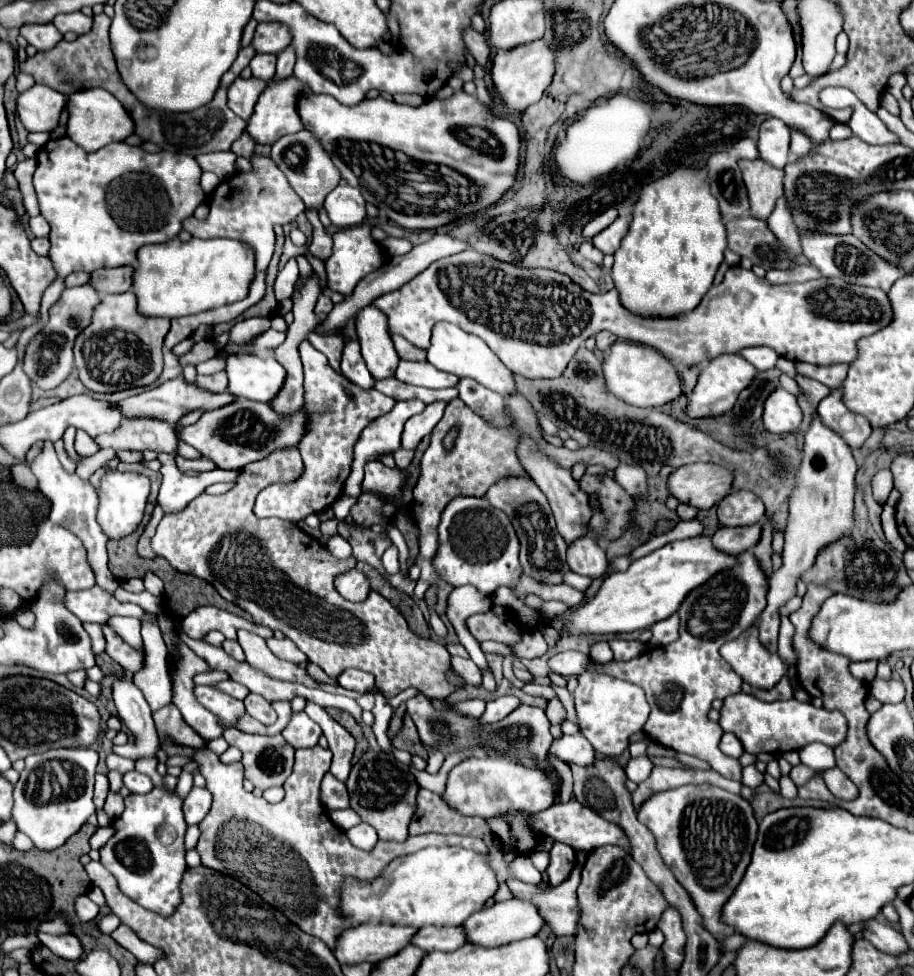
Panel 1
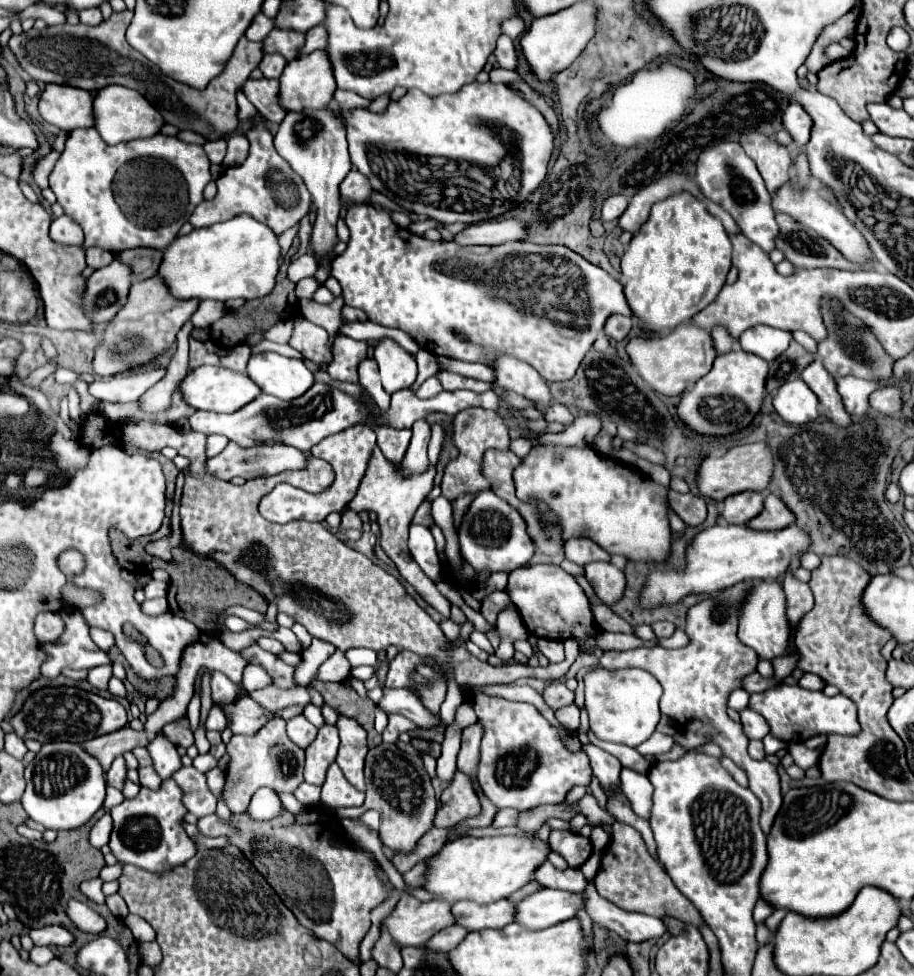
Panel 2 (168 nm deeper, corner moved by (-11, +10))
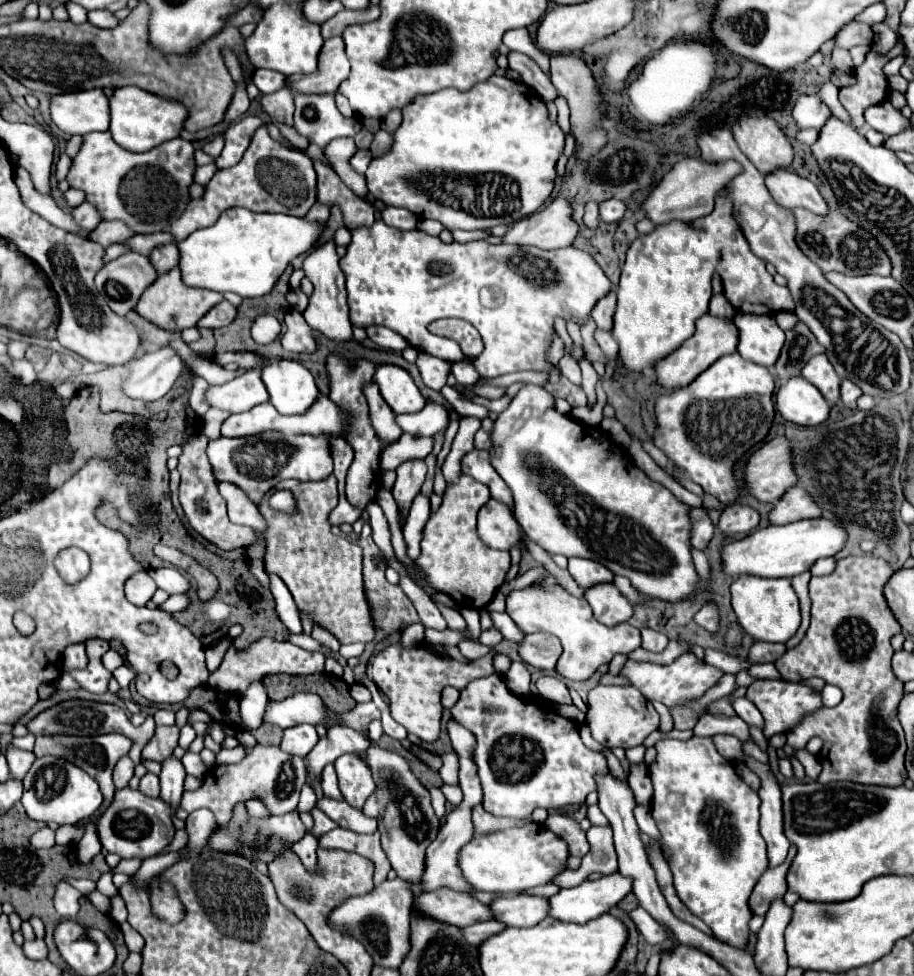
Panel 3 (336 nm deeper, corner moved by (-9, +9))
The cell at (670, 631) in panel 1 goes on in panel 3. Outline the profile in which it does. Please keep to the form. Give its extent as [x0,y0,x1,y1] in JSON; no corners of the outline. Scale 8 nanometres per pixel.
[641,628,667,652]

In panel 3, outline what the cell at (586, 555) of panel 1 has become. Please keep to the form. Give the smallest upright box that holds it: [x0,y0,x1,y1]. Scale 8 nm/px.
[585,584,633,626]

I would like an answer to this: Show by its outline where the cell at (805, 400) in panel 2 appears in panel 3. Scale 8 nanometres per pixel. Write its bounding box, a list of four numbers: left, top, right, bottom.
[775,376,831,426]

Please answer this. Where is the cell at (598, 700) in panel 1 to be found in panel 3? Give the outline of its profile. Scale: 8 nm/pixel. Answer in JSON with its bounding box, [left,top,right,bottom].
[587,686,659,748]

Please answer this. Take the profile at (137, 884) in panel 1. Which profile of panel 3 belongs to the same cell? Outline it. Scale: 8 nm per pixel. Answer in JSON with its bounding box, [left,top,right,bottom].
[95,786,173,858]

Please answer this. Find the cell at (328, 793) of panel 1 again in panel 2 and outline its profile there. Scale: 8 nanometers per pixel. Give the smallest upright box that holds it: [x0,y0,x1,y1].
[321,763,365,809]

